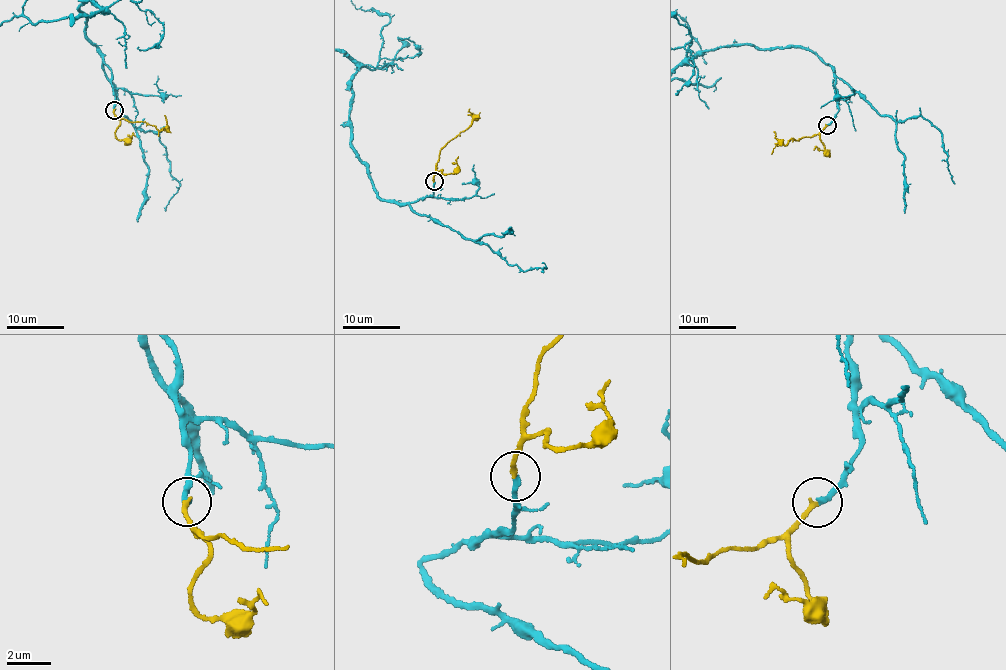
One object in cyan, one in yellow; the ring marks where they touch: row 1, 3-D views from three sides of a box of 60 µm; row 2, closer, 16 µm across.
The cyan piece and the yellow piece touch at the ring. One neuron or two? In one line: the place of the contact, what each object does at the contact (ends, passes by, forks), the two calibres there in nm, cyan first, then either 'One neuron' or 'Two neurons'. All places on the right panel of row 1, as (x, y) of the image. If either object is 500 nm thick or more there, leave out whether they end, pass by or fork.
Place: (827, 125). At the ring cyan ends. At the ring yellow ends. Thickness 260 nm (cyan) against 200 nm. One neuron

